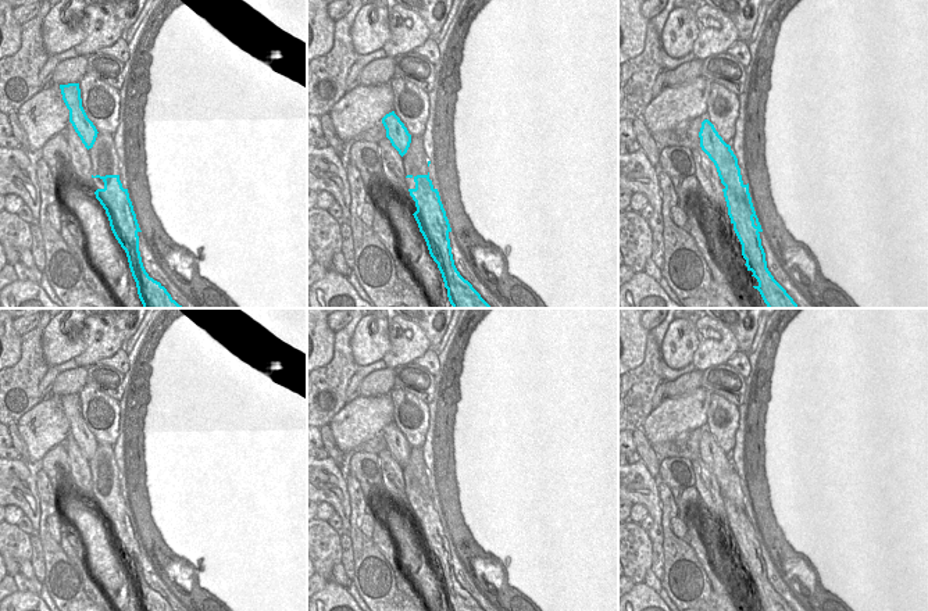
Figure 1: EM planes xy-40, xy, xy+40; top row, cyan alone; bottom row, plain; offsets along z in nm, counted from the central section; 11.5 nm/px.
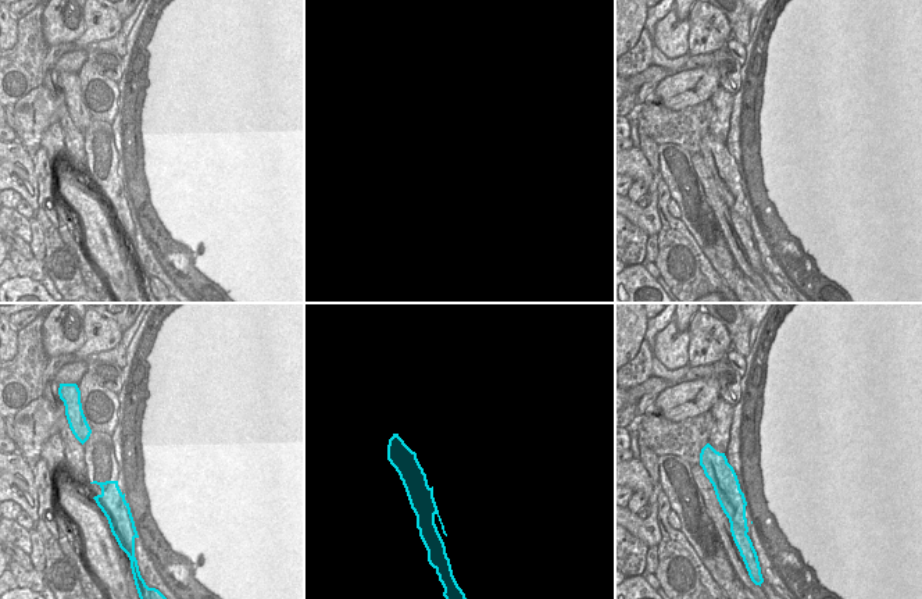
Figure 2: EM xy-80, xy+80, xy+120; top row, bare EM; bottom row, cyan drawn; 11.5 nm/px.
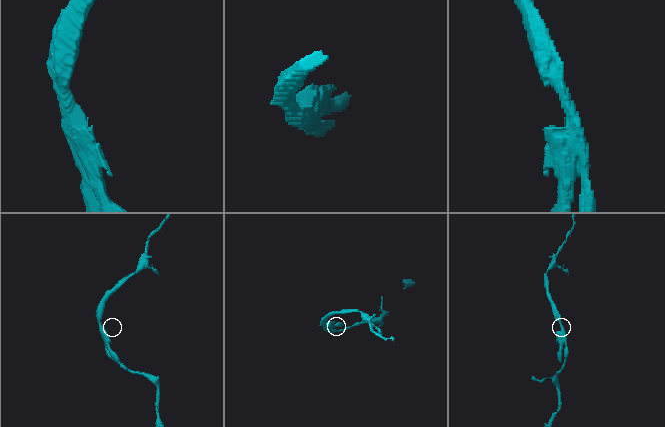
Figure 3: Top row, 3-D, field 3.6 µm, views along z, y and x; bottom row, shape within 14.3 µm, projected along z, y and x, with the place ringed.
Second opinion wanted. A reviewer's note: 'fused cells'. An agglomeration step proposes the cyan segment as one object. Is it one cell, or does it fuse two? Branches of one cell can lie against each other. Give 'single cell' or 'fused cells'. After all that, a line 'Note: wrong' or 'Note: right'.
fused cells
Note: right

